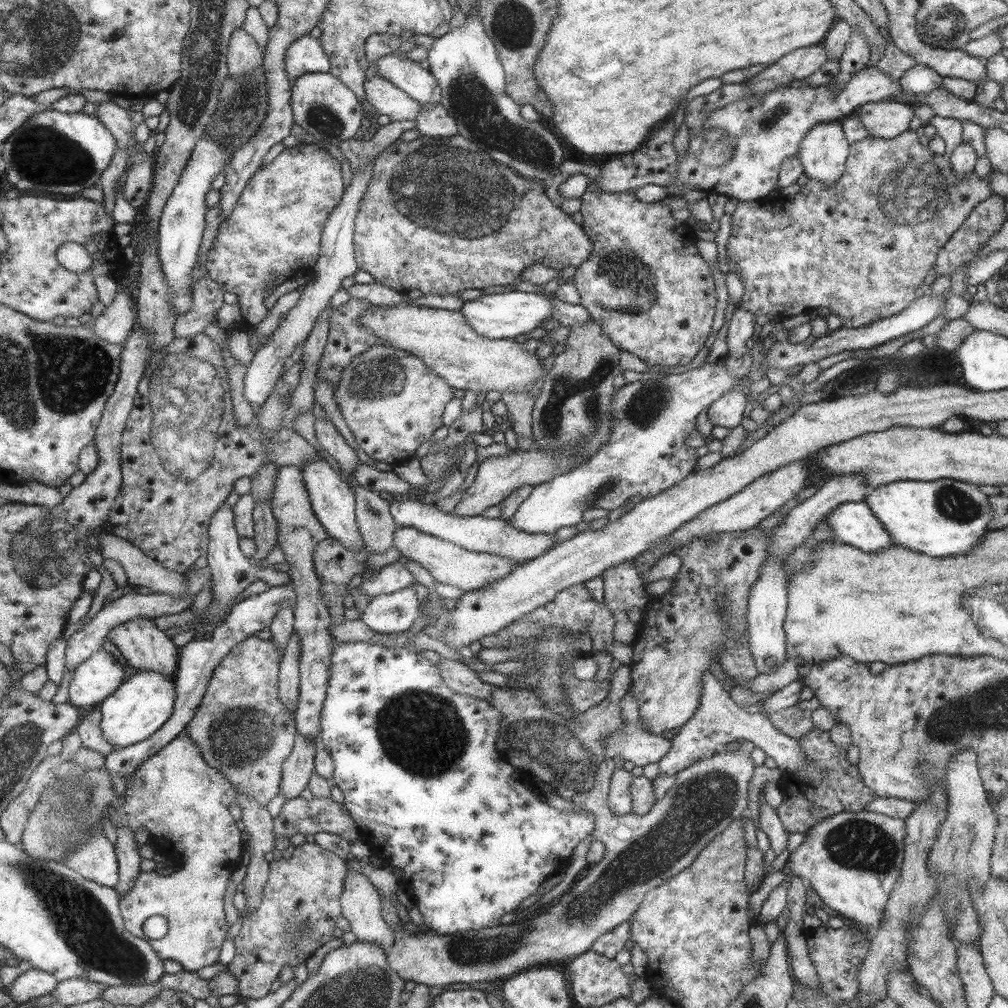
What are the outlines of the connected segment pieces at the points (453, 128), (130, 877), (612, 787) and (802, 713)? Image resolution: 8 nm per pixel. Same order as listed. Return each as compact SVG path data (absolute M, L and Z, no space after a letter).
M440 104L421 105L417 112L415 129L422 137L449 137L458 135L457 120Z
M119 824L117 853L121 865L121 882L117 890L122 896L126 896L128 891L132 891L138 874L140 874L142 858L138 851L138 845L134 841L134 832Z
M615 768L610 777L609 790L605 793L609 807L619 815L634 812L631 784L633 783L632 772L623 768Z
M794 706L770 715L769 712L763 712L760 707L759 712L766 715L782 734L796 740L807 735L814 727L810 709L803 710Z

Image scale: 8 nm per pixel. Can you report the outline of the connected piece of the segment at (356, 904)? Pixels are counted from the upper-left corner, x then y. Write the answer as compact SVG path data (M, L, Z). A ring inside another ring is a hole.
M349 869L342 891L342 916L362 943L376 943L384 952L396 943L393 930L382 919L381 896L366 875Z

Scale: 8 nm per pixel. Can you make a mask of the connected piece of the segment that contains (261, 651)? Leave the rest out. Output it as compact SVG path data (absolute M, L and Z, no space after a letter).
M258 633L249 636L246 640L243 640L240 644L234 646L234 648L231 648L222 662L218 664L218 667L214 670L212 678L208 683L208 689L204 693L201 703L198 705L196 712L192 715L193 719L185 728L186 734L197 744L197 747L201 749L201 755L204 756L205 763L212 768L217 769L218 772L223 773L223 775L234 785L234 788L238 788L241 794L245 794L248 798L253 798L260 806L264 807L267 806L268 802L270 802L274 796L278 796L281 792L281 780L284 775L285 760L292 754L298 735L297 721L295 718L296 713L287 711L285 704L282 702L282 696L278 696L278 670L281 670L281 665L277 646L274 645L270 639L260 639Z

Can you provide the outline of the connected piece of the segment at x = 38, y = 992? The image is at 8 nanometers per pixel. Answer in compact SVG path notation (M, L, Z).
M36 967L26 969L10 986L8 990L11 997L19 1004L32 1003L37 998L53 995L61 982L56 974L50 974Z

